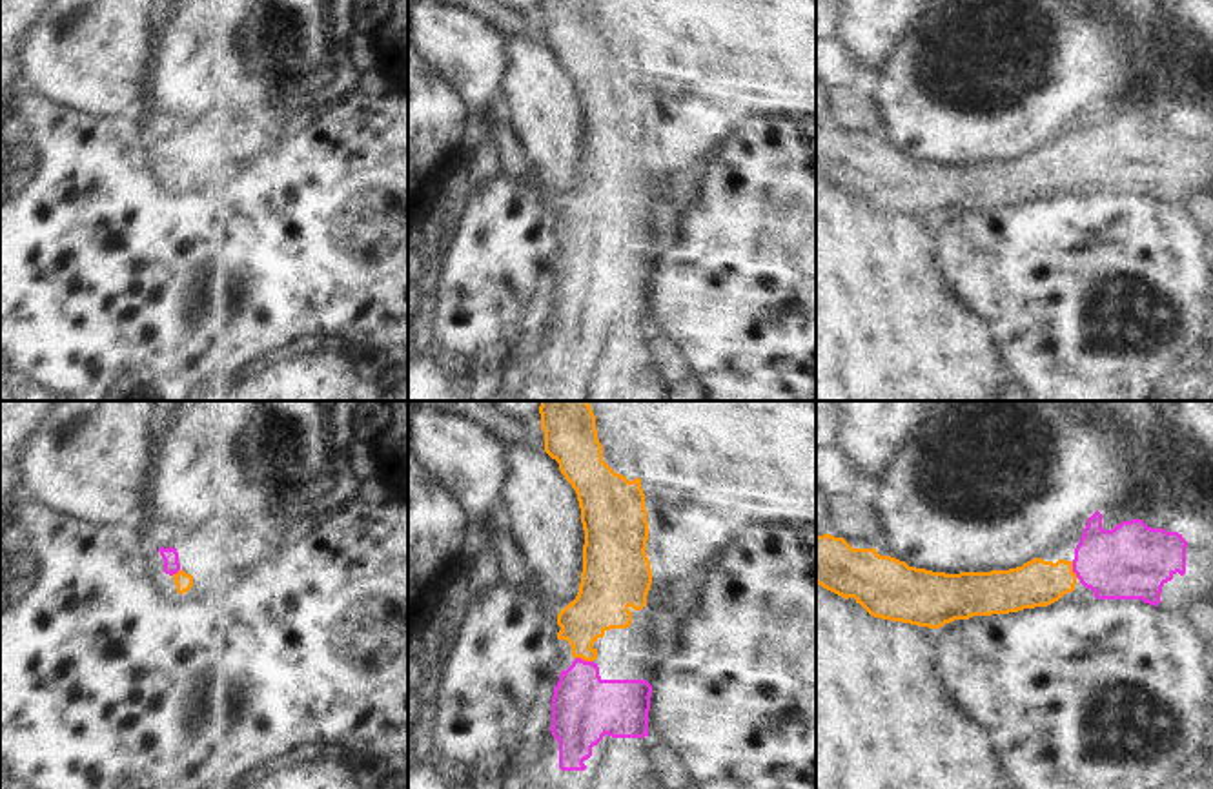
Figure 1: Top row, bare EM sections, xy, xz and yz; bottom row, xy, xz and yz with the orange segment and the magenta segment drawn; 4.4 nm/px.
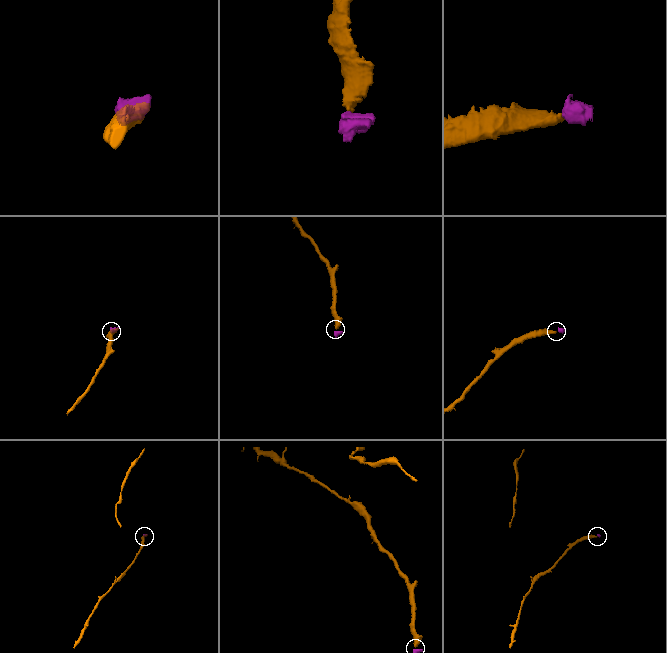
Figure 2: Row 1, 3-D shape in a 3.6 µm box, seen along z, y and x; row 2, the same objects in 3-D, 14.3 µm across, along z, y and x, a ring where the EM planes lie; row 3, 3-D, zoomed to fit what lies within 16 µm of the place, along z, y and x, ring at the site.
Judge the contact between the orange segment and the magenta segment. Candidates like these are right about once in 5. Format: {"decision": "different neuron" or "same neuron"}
{"decision": "same neuron"}

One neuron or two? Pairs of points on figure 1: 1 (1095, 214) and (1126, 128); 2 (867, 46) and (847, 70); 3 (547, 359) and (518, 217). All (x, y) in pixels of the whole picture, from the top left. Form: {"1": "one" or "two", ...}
{"1": "two", "2": "two", "3": "two"}

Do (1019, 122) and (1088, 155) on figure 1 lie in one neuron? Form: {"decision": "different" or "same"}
{"decision": "different"}

